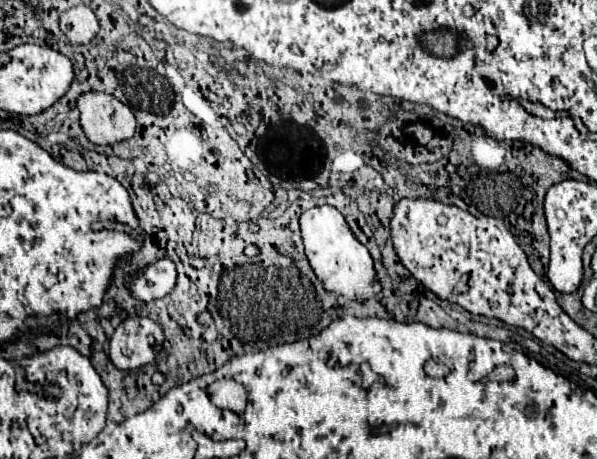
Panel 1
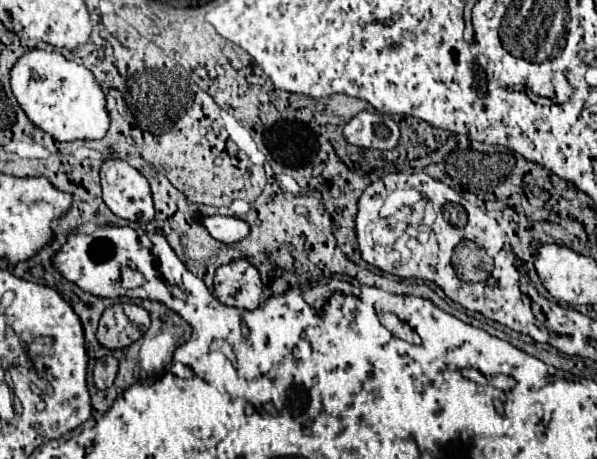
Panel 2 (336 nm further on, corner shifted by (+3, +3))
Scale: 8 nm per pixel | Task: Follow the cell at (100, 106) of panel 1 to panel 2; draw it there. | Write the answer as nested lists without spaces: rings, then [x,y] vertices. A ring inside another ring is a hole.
[[[32,48],[22,54],[10,68],[10,86],[26,116],[58,142],[100,140],[108,130],[110,118],[104,108],[102,88],[88,68],[64,58],[60,52]]]

